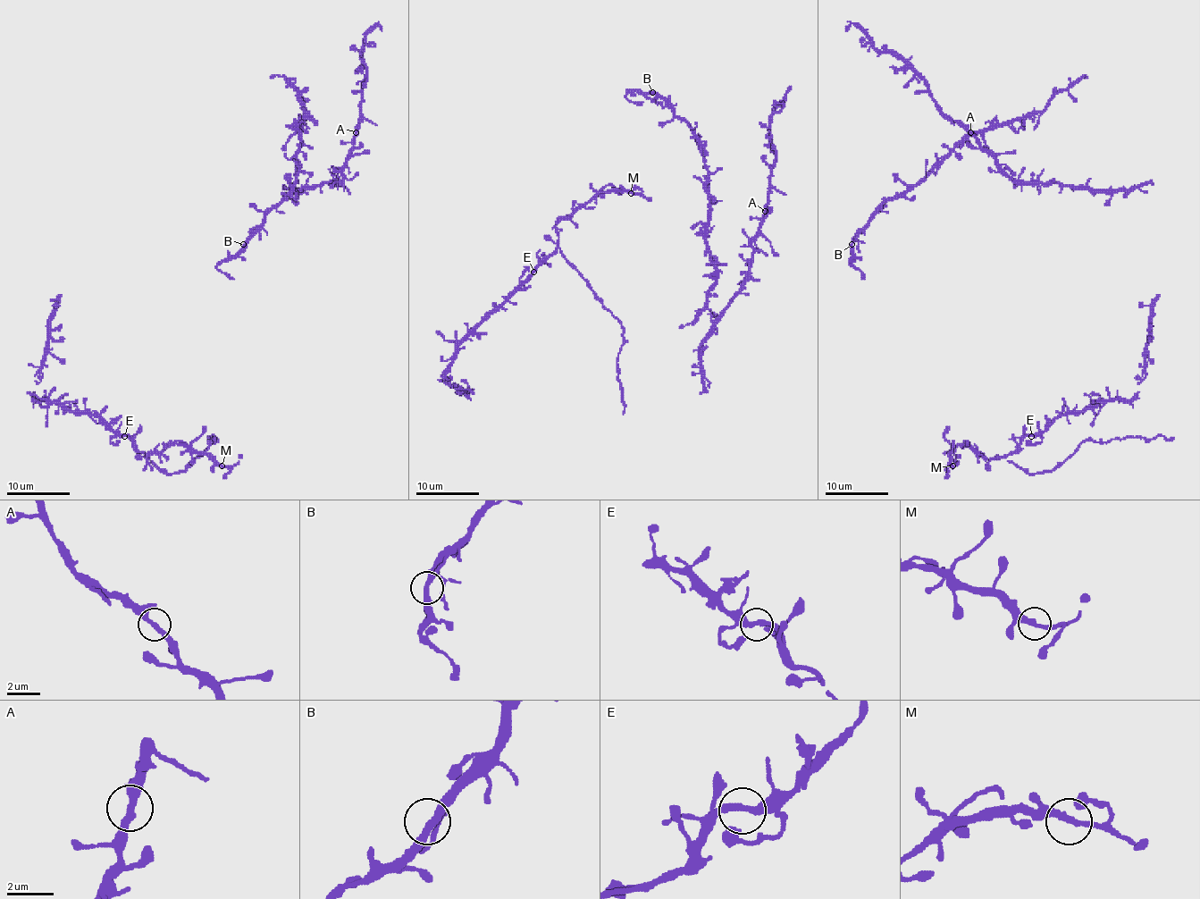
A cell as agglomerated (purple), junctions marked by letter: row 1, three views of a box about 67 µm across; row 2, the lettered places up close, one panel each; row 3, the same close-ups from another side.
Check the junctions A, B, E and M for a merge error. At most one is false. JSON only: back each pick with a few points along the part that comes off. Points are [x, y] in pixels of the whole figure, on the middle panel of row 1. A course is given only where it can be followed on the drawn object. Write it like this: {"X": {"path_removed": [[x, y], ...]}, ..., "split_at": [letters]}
{"split_at": []}

